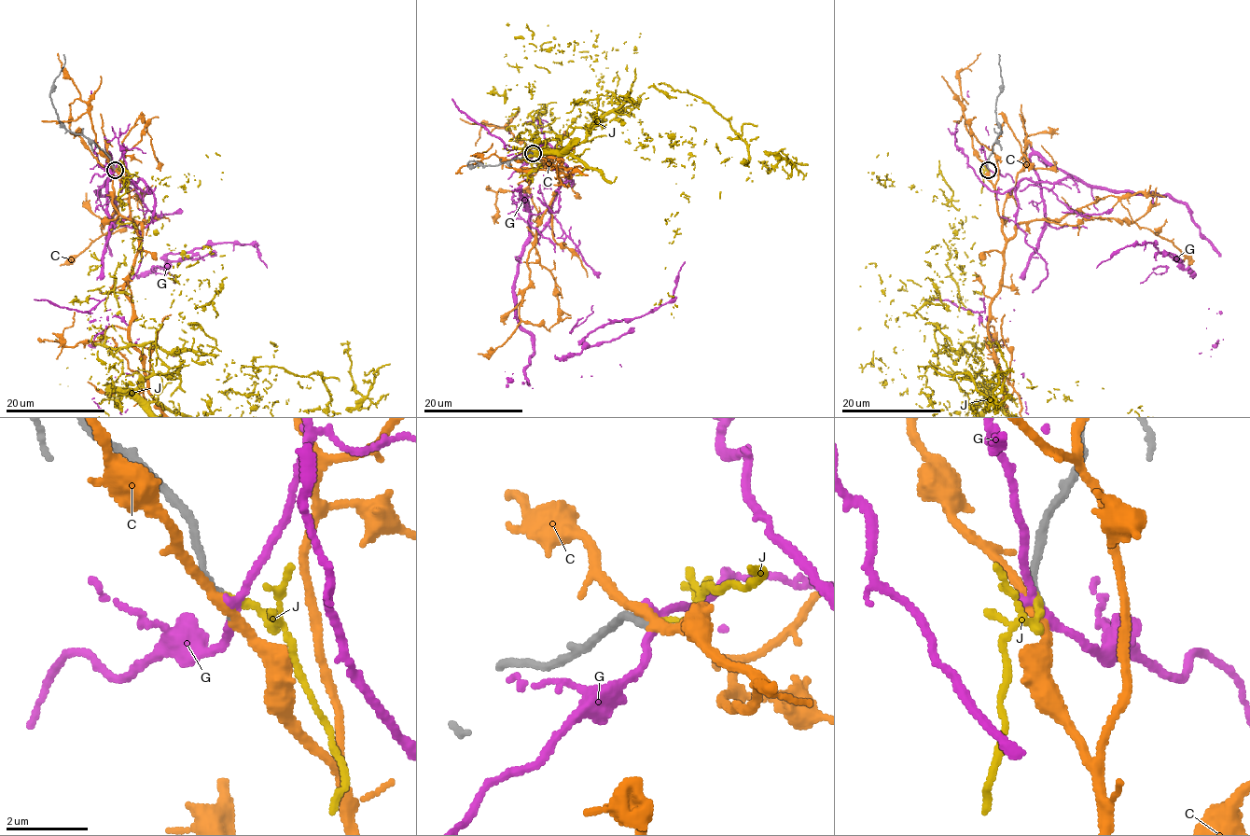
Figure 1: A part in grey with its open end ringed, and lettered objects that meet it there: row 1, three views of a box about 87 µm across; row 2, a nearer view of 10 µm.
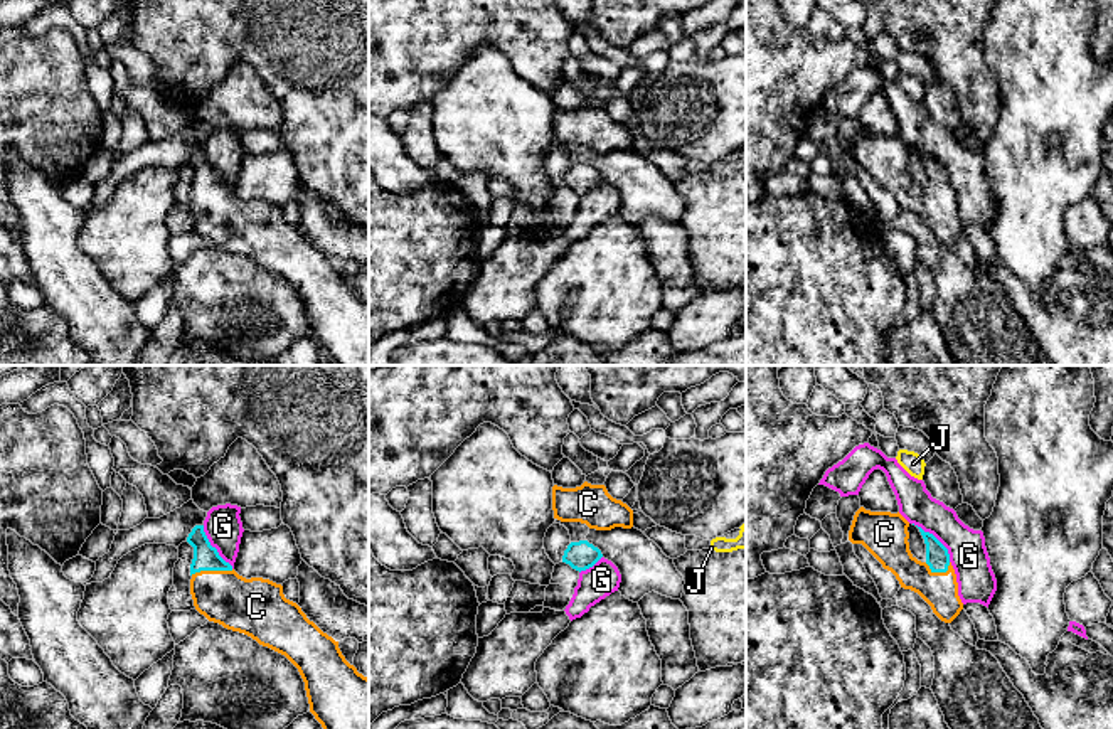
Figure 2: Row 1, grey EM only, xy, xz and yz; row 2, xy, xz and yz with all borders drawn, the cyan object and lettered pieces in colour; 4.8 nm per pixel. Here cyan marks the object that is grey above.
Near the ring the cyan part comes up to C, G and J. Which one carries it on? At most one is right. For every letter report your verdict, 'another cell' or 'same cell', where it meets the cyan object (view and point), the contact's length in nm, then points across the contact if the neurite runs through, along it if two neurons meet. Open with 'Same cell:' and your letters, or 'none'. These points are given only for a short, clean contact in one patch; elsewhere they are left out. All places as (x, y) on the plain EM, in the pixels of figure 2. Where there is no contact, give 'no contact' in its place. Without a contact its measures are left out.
Same cell: C
C: same cell; contact xy (211, 192); length 200 nm; way xy (206, 180), (211, 192), (248, 229)
G: another cell; contact xy (214, 170); length 260 nm; border xy (202, 148), (207, 164), (233, 191)
J: another cell; no contact

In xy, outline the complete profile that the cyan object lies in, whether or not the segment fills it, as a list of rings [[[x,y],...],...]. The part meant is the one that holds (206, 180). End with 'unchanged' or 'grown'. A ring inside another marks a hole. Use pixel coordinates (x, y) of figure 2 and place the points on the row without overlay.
[[[195,148],[187,165],[194,170],[190,217],[195,232],[285,278],[298,291],[310,335],[327,360],[369,365],[369,301],[345,283],[338,264],[286,222],[281,207],[239,199],[210,168],[204,148]]] | grown

